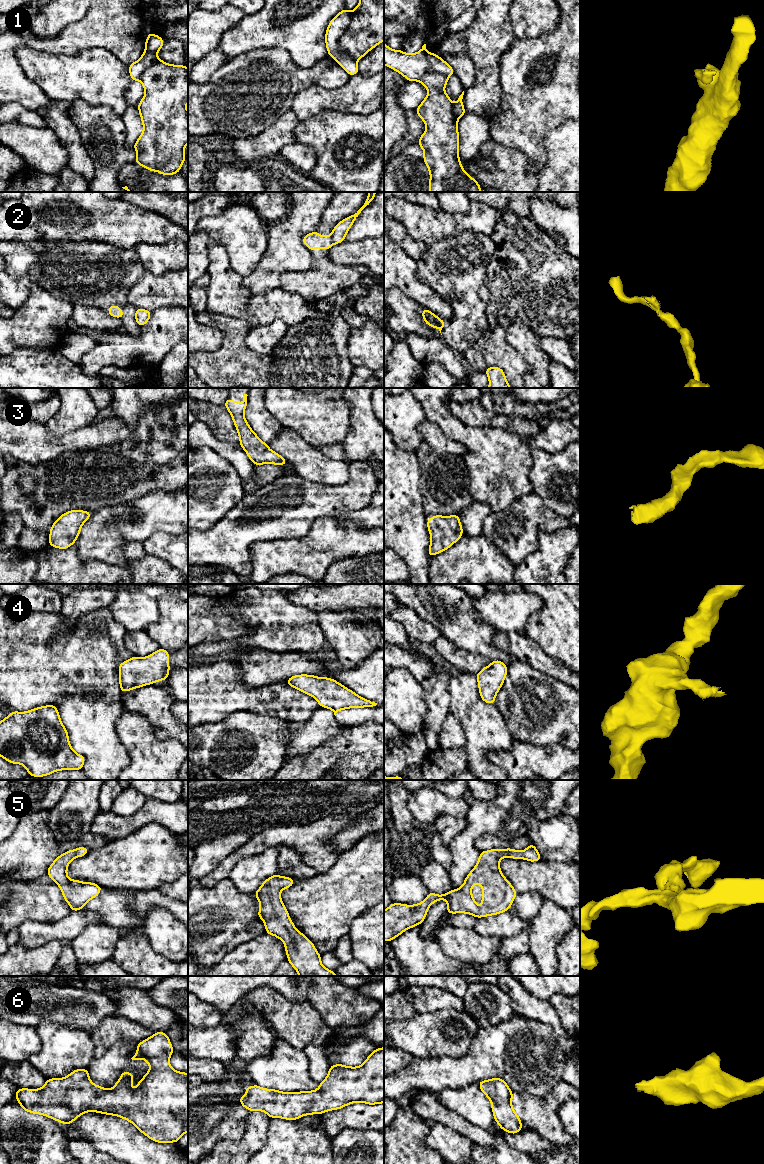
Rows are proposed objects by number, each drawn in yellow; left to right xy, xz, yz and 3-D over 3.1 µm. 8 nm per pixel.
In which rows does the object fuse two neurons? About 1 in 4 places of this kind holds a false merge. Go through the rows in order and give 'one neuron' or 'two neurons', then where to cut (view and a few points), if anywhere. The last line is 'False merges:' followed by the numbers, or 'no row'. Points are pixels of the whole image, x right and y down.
1: two neurons; cut xz (351, 12), (349, 24), (339, 39), (339, 49), (356, 62)
2: two neurons; cut yz (425, 309), (433, 315), (439, 328)
3: one neuron; cut none
4: one neuron; cut none
5: one neuron; cut none
6: one neuron; cut none
False merges: 1, 2

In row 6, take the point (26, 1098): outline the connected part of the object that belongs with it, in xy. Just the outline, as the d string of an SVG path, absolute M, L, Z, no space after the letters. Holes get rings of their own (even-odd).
M156 1032L138 1043L136 1055L128 1058L130 1062L144 1059L150 1065L149 1071L138 1081L136 1089L131 1087L134 1080L131 1072L123 1071L113 1088L106 1089L90 1080L88 1069L77 1069L64 1078L47 1079L42 1088L18 1089L14 1096L23 1110L66 1125L86 1112L98 1112L131 1122L152 1141L176 1143L188 1132L188 1073L172 1068L169 1063L172 1054L173 1046L166 1032Z

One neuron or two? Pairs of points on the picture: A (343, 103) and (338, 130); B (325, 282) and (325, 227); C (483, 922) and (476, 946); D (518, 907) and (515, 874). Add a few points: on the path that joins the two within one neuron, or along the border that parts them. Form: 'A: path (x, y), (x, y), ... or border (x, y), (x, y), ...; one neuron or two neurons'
A: border (364, 114), (324, 111), (318, 115); two neurons
B: path (323, 268), (322, 241); one neuron
C: border (473, 928), (482, 935), (493, 935), (499, 939); two neurons
D: border (517, 892), (536, 892), (540, 896); two neurons

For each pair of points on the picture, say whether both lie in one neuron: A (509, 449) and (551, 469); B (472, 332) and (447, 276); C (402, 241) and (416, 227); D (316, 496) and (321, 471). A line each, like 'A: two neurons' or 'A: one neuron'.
A: two neurons
B: one neuron
C: two neurons
D: two neurons

